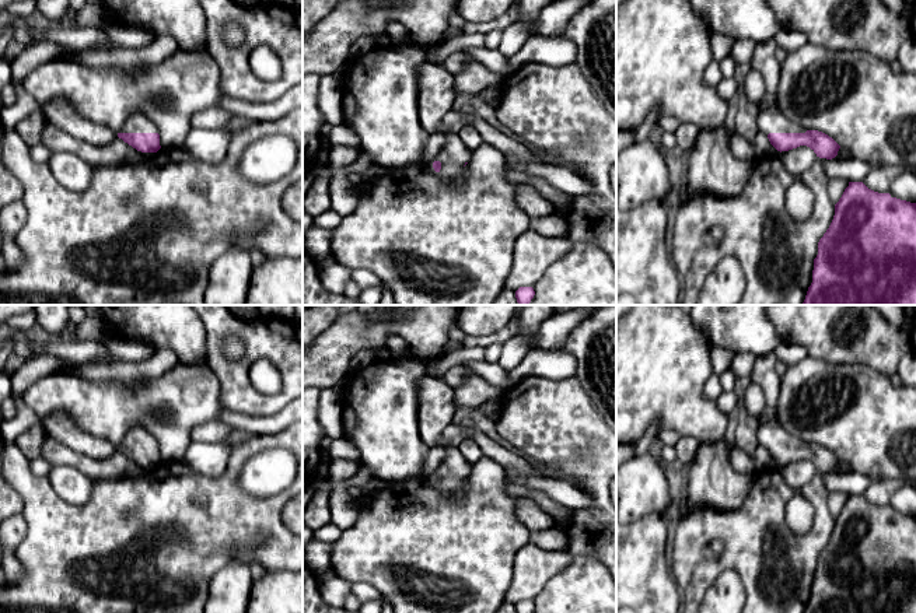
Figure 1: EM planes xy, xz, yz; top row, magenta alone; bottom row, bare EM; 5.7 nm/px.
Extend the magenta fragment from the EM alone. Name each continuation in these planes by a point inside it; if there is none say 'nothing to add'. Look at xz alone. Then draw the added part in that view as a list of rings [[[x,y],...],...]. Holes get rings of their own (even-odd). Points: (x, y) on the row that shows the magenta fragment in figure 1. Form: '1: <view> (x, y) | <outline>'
1: xz (454, 154) | [[[448,134],[440,154],[436,157],[436,161],[441,162],[437,175],[448,181],[462,182],[464,165],[471,160],[471,155],[472,150],[458,136]]]

